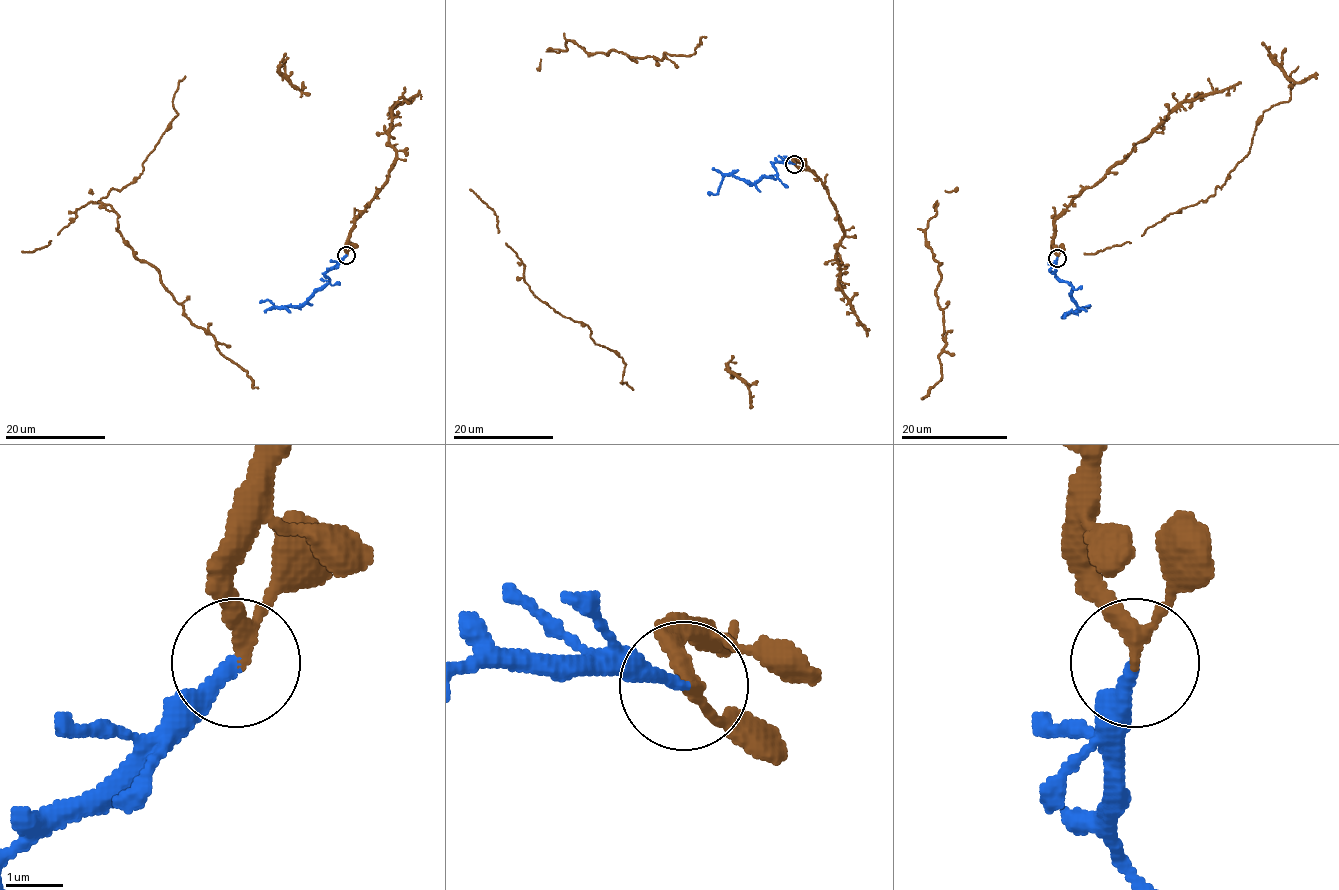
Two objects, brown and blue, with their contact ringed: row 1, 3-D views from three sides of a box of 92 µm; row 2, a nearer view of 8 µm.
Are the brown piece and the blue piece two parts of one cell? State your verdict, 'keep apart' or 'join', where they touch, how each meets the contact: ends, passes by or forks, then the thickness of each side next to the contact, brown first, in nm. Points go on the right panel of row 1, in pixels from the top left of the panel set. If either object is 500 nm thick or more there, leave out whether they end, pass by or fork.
join | (1057, 258) | brown passes by | blue ends | 220/240 nm

